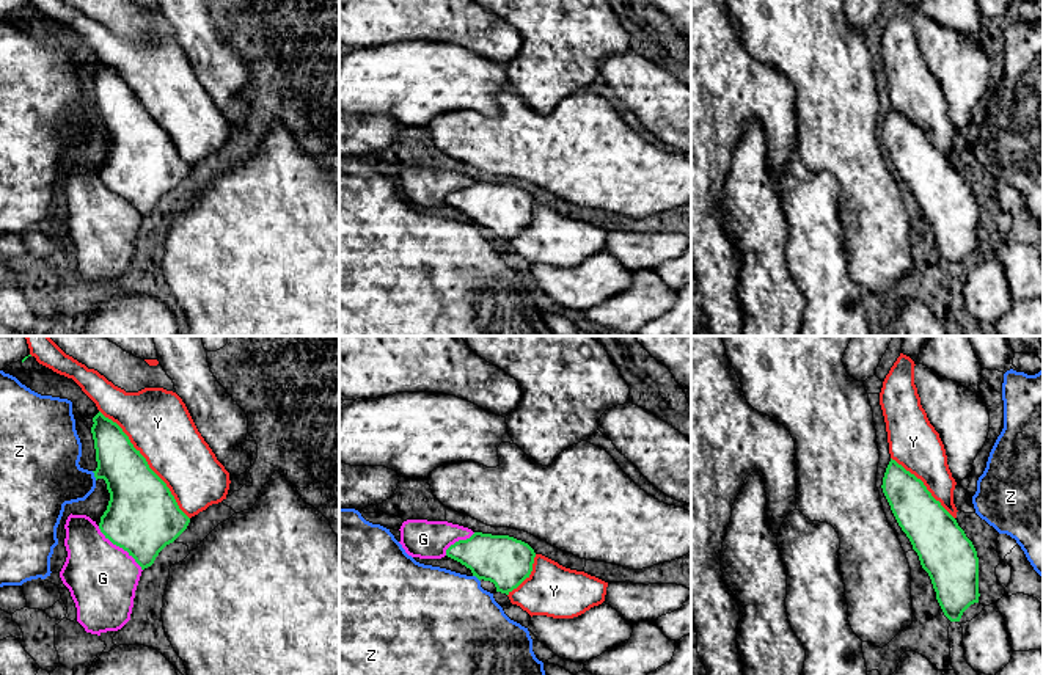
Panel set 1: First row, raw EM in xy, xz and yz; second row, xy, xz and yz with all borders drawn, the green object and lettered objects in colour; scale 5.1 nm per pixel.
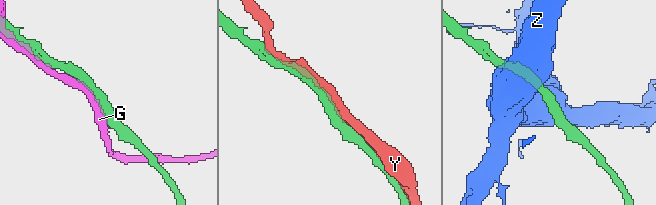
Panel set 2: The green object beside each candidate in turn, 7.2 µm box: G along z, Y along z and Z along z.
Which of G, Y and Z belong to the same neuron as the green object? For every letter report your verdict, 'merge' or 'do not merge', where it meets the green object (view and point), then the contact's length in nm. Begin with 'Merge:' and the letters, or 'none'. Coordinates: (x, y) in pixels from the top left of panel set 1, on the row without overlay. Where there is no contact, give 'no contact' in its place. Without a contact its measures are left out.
Merge: none
G: do not merge; meets green in xy at (121, 195); contact 320 nm long
Y: do not merge; meets green in xy at (146, 112); contact 700 nm long
Z: do not merge; meets green in xy at (95, 124); contact 50 nm long

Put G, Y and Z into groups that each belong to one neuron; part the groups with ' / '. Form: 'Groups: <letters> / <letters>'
Groups: G / Y / Z

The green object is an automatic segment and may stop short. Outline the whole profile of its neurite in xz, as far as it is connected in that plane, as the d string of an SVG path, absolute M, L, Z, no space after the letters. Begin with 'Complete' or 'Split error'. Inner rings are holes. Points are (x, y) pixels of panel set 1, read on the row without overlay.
Complete. M474 181L446 198L446 204L471 218L479 229L490 229L509 243L532 220L534 198L509 184Z

